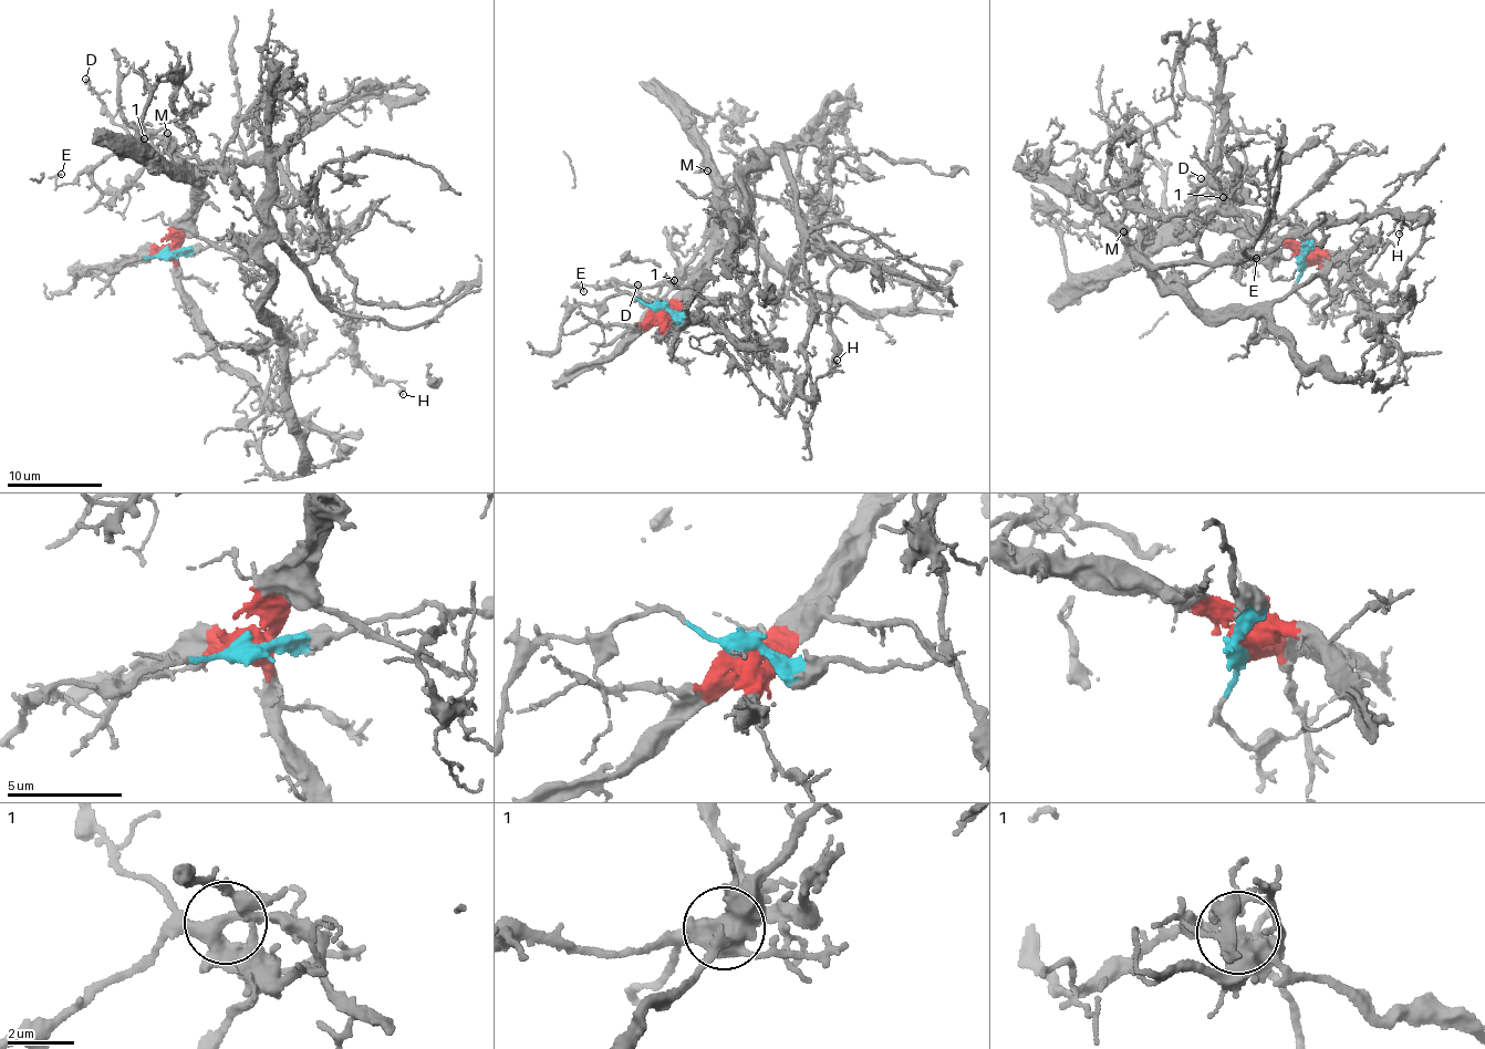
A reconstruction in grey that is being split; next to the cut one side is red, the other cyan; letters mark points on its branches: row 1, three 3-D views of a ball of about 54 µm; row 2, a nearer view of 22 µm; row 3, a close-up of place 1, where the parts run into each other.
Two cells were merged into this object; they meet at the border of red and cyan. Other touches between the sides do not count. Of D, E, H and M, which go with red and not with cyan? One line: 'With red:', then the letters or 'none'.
With red: D, E, M

